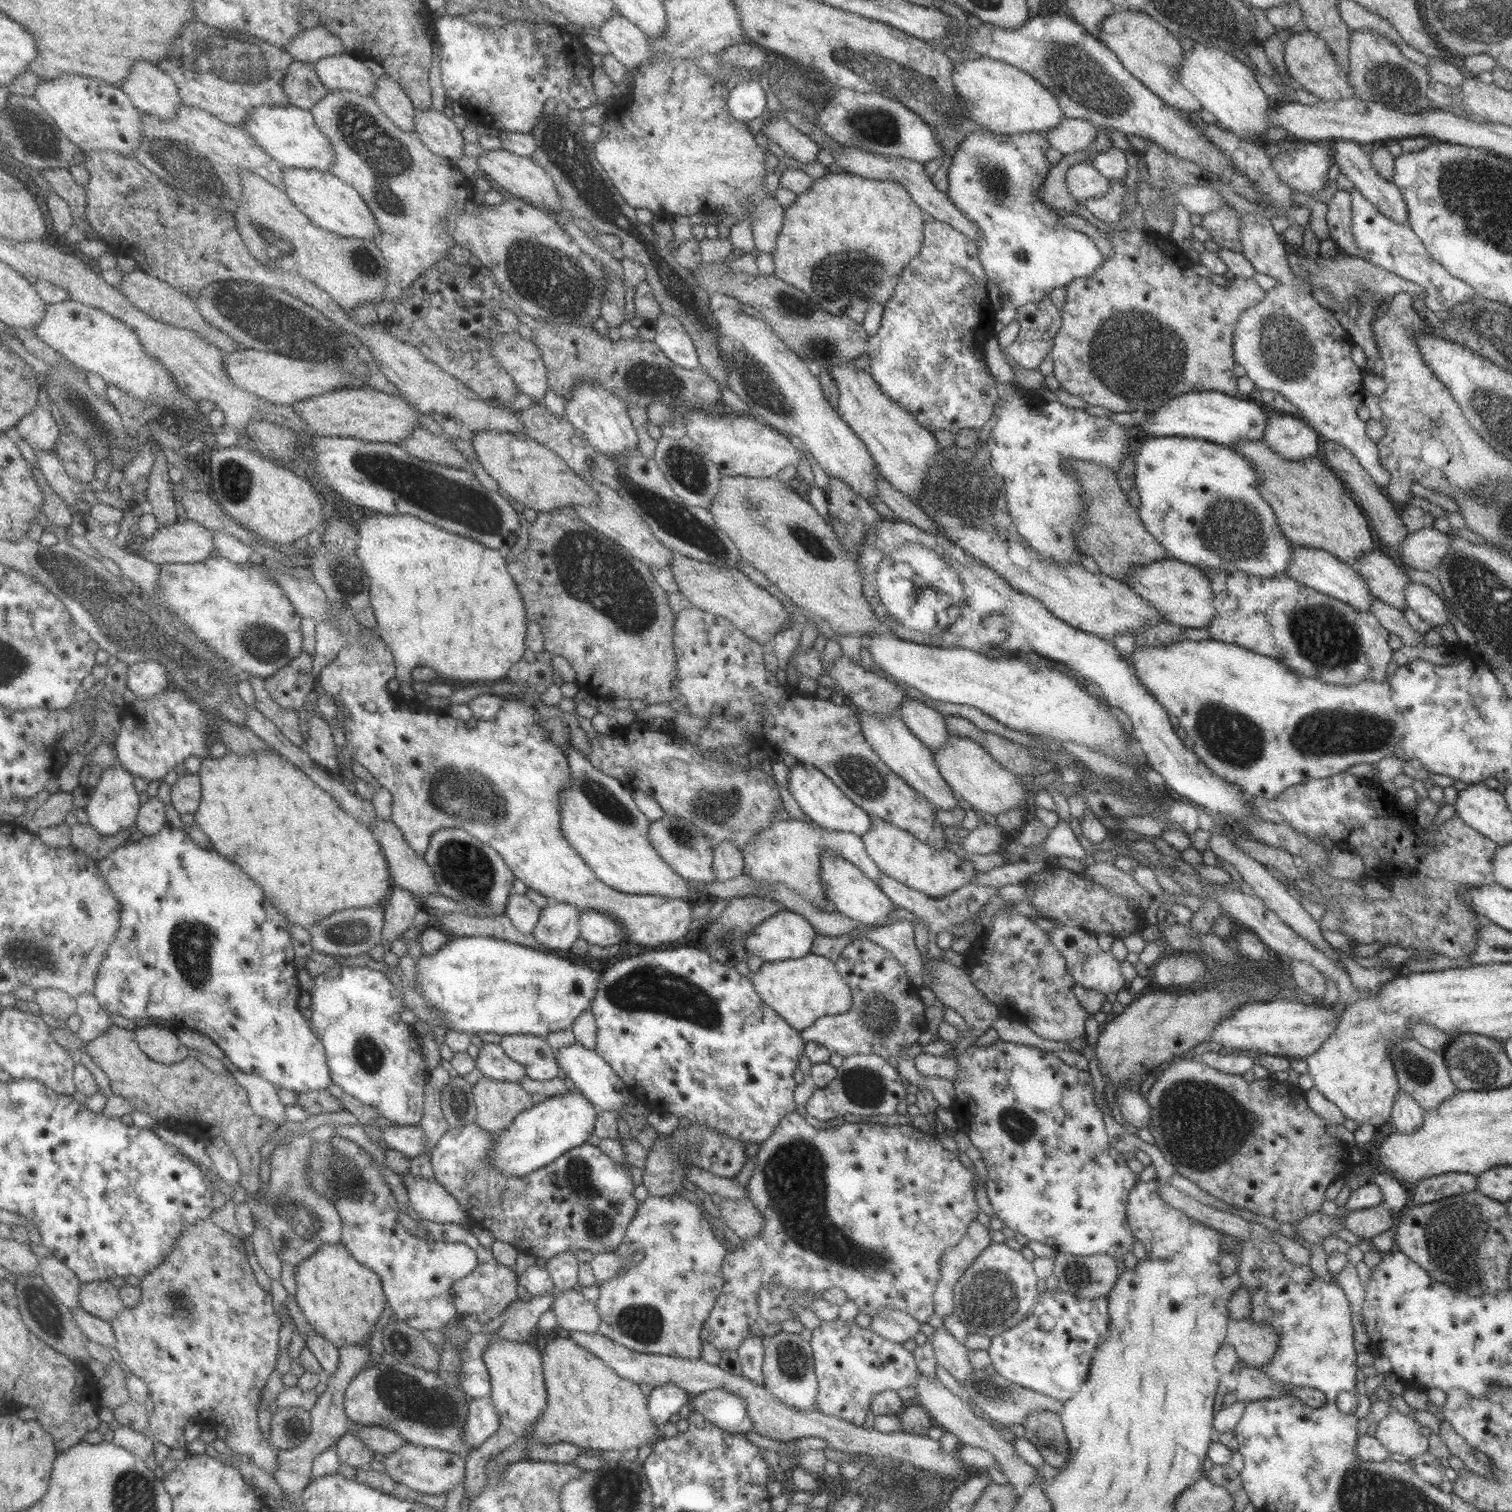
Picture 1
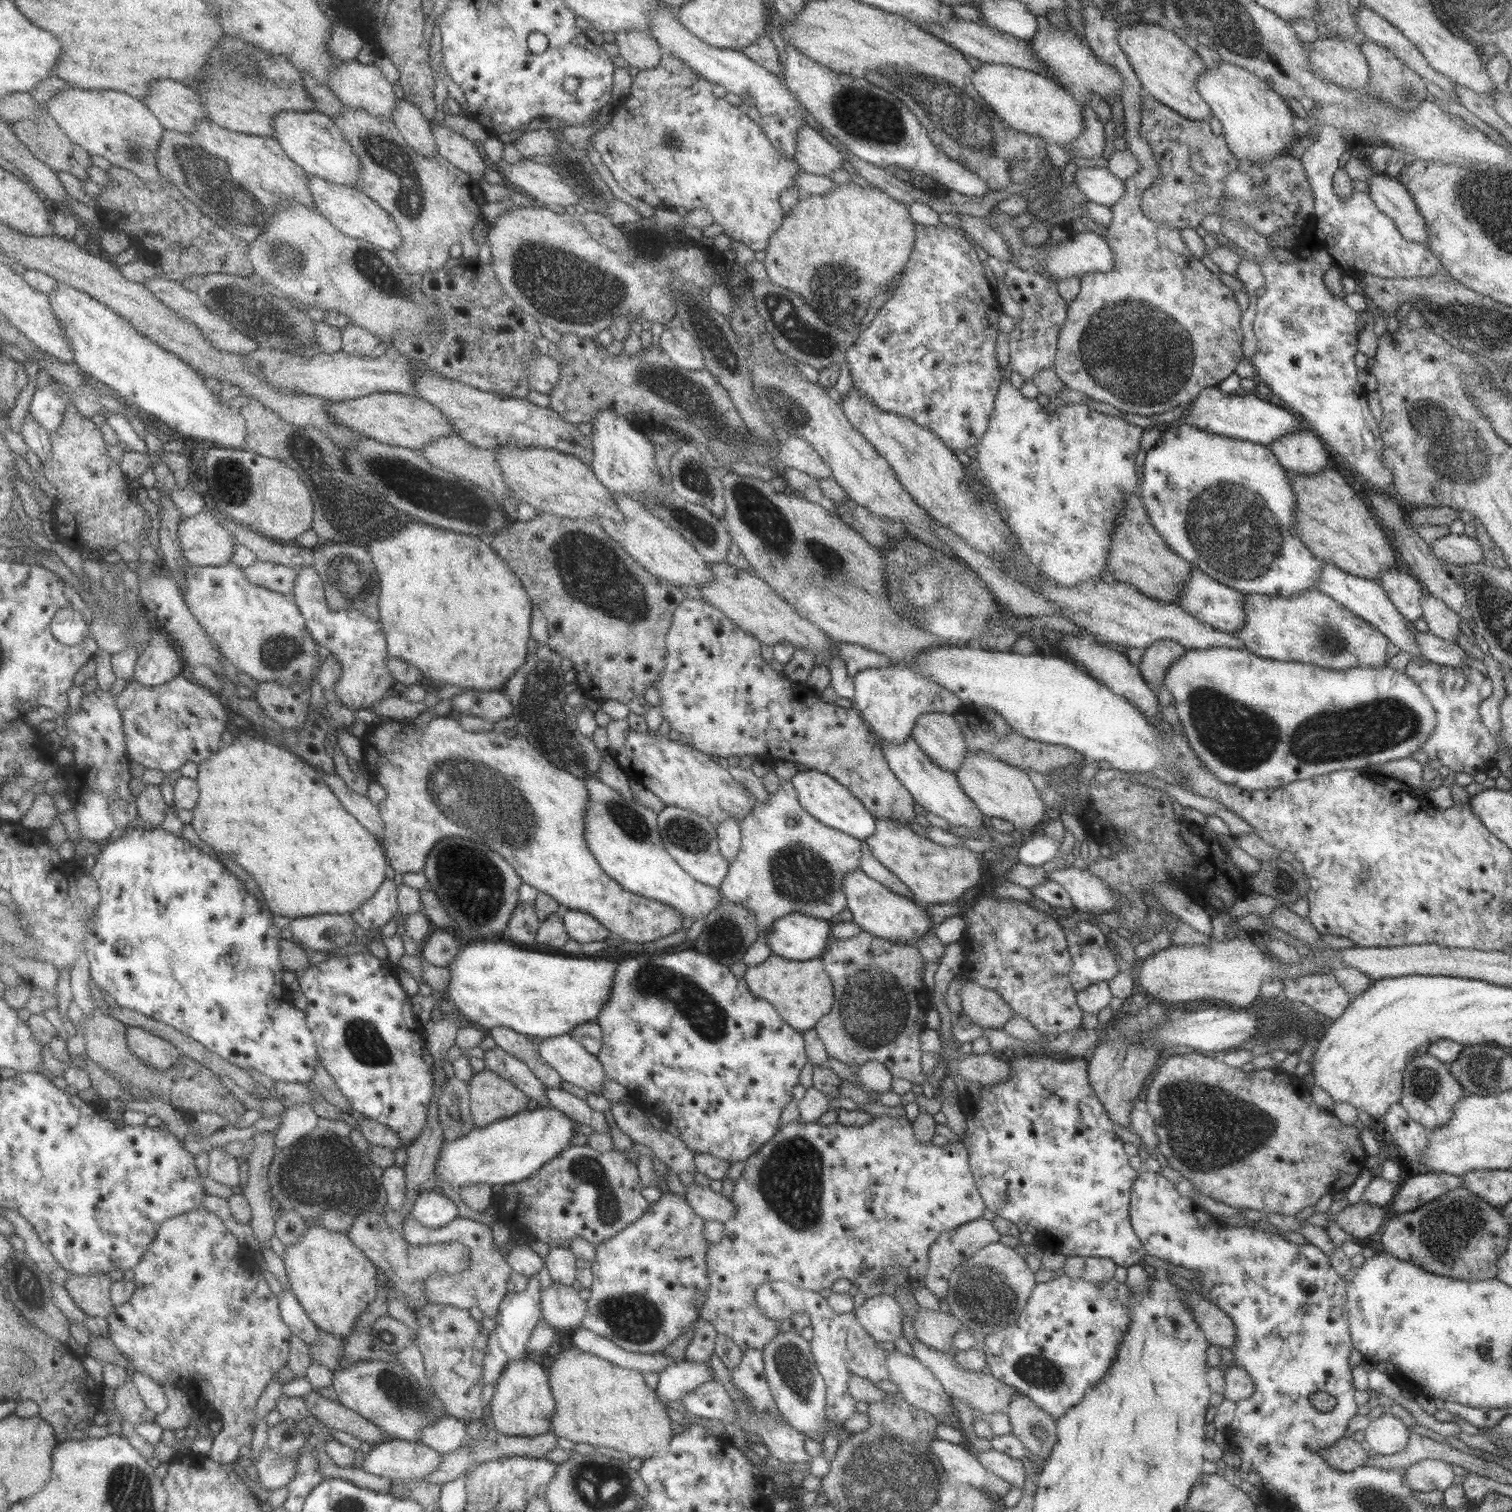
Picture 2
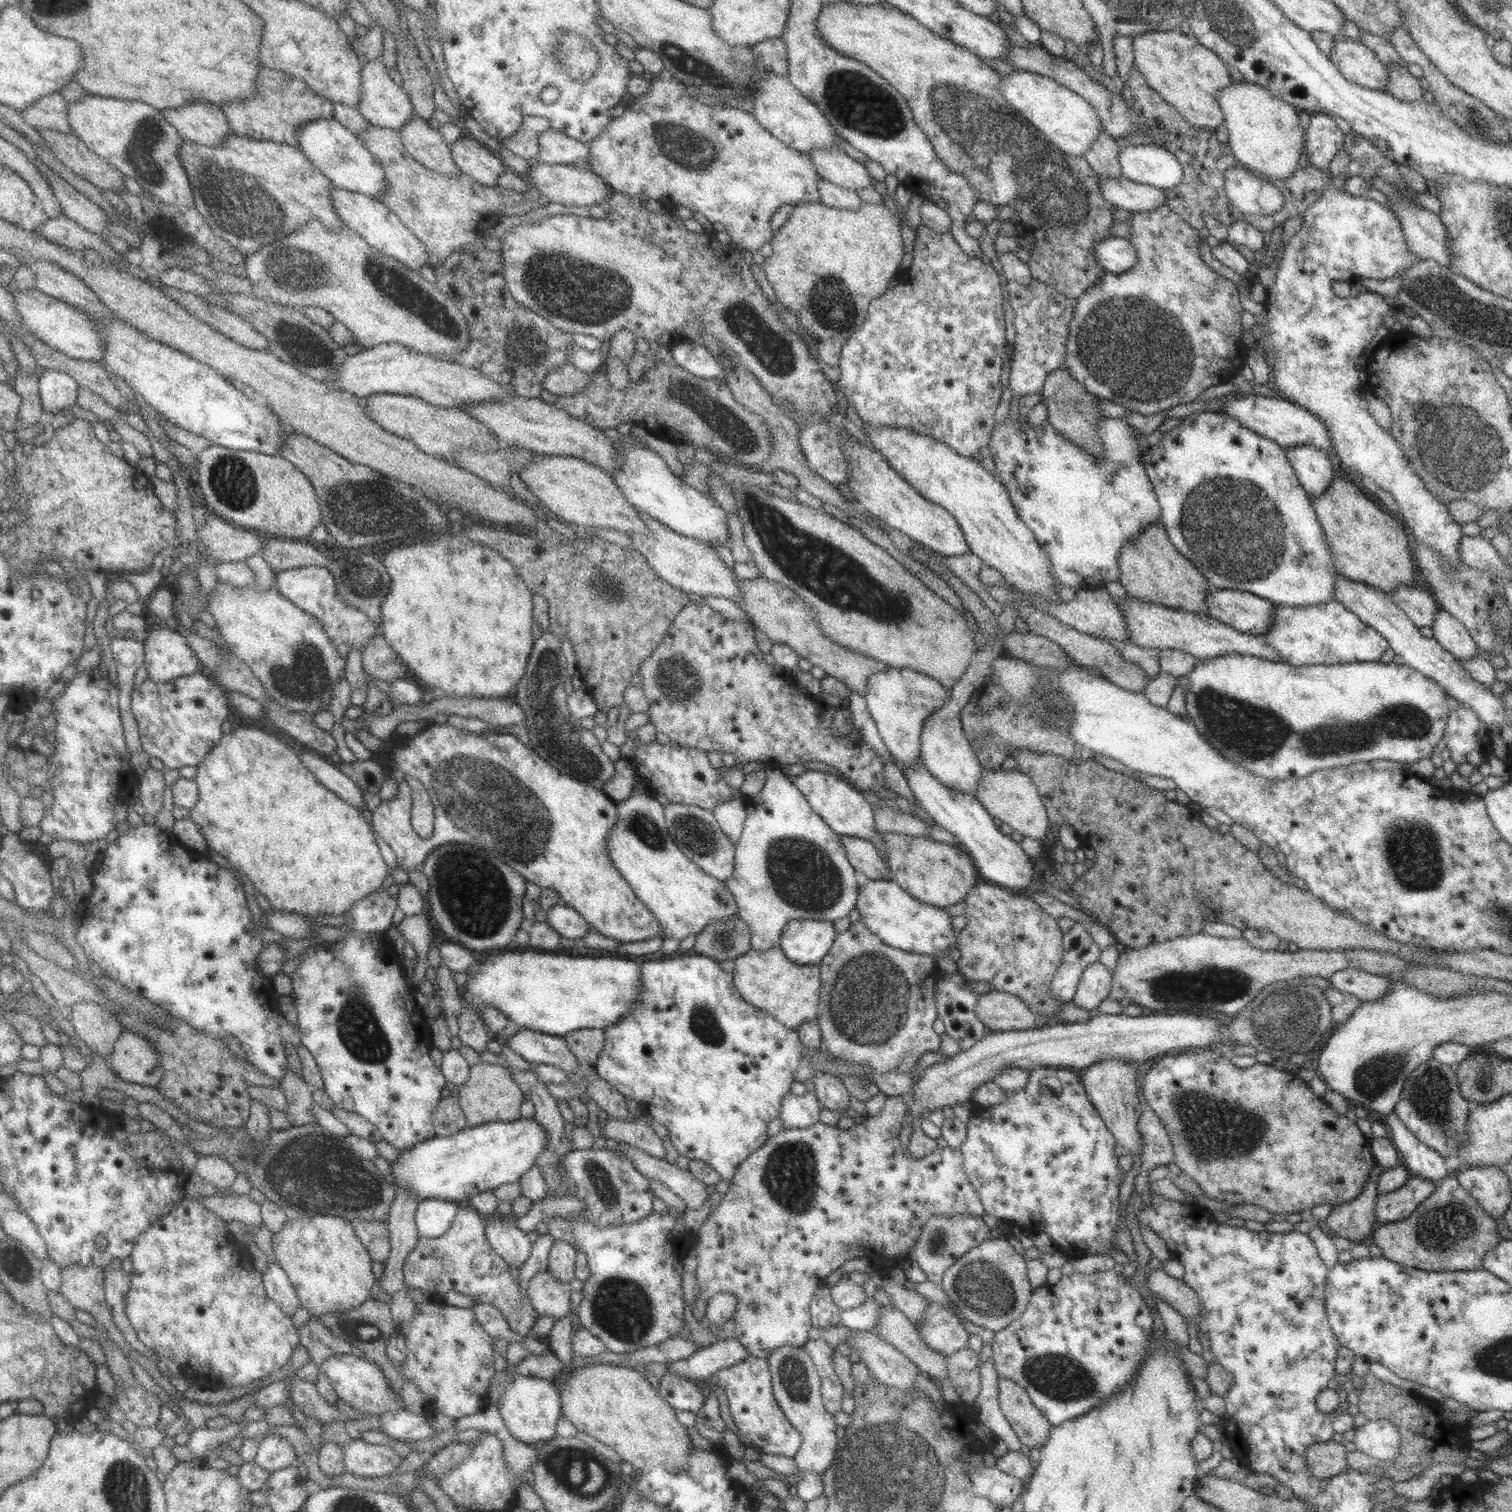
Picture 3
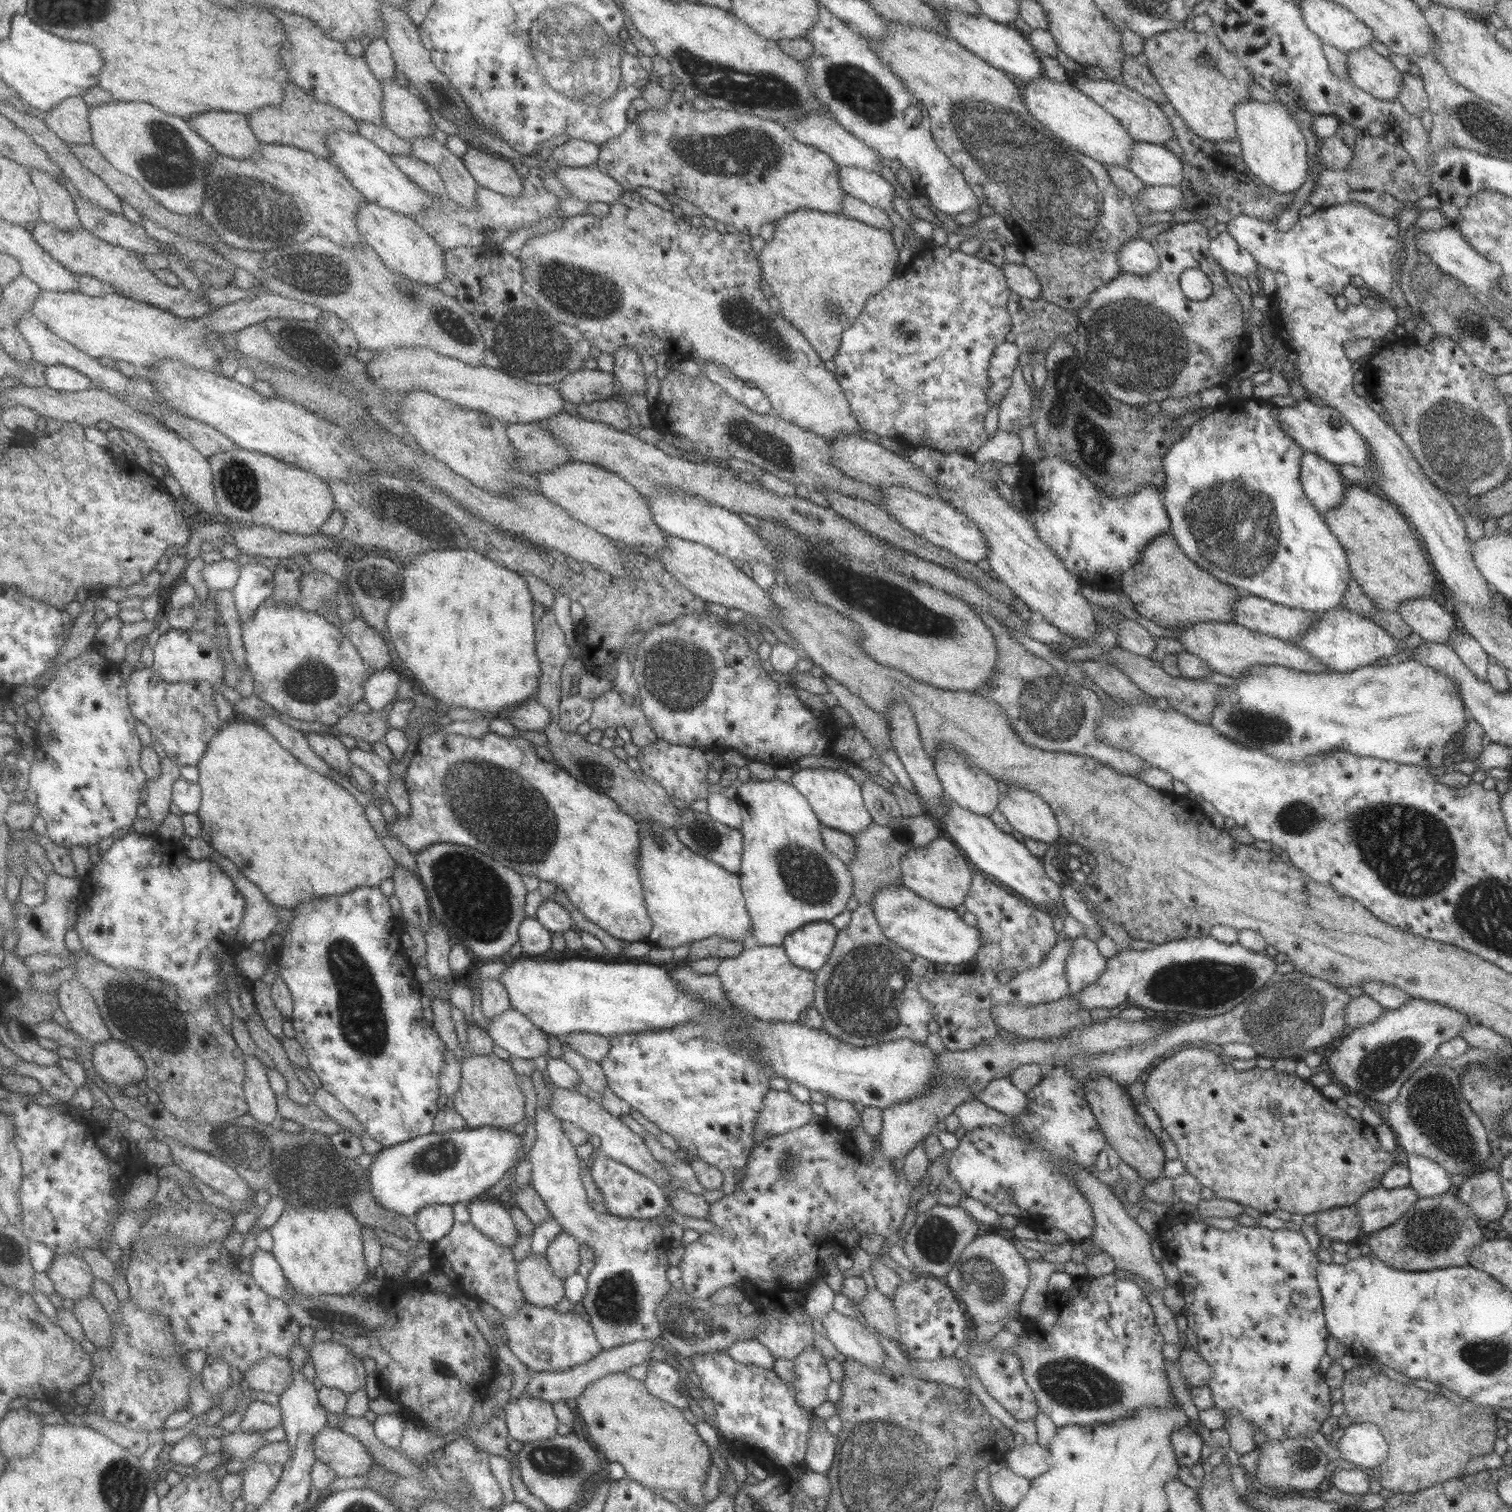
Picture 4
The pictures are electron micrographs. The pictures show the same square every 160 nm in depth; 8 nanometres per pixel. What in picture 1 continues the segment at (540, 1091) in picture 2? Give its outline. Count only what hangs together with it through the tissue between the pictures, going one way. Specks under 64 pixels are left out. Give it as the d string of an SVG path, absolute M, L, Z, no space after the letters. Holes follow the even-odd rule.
M486 1043L480 1049L477 1066L488 1078L522 1083L528 1074L525 1066L514 1060L499 1044Z

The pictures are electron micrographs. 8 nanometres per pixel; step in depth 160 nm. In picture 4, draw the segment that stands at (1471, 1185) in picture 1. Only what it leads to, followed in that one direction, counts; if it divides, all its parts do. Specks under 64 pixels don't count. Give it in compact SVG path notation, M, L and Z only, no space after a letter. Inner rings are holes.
M1410 1185L1398 1189L1380 1186L1366 1191L1356 1203L1360 1218L1360 1234L1370 1236L1377 1230L1391 1226L1414 1207L1418 1200L1418 1194Z

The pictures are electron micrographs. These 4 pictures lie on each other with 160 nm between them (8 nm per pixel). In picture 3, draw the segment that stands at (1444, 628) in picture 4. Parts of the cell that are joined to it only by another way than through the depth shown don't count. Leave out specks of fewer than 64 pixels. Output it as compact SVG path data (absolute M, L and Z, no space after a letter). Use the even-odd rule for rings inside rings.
M1398 585L1390 595L1418 628L1430 627L1435 614L1441 609L1437 600L1432 597L1432 592L1414 585Z

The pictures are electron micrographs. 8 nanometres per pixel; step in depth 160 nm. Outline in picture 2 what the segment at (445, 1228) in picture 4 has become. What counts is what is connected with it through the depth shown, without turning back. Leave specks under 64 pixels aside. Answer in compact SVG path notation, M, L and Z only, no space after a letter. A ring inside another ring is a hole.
M428 1190L418 1197L414 1215L426 1228L438 1230L457 1221L460 1218L460 1208L441 1190Z

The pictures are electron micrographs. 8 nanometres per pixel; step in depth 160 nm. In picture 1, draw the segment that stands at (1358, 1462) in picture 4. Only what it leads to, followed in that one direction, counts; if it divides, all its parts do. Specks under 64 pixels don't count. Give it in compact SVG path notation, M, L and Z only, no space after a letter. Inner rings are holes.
M1393 1410L1378 1423L1375 1437L1388 1452L1407 1456L1412 1461L1429 1450L1429 1438L1420 1427L1416 1419Z

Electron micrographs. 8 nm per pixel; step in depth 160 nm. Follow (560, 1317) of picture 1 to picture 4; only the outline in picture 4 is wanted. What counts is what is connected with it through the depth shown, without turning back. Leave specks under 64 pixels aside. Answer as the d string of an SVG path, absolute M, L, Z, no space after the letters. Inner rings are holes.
M528 1255L519 1265L526 1300L534 1306L556 1306L565 1296L565 1281L553 1270L545 1255Z

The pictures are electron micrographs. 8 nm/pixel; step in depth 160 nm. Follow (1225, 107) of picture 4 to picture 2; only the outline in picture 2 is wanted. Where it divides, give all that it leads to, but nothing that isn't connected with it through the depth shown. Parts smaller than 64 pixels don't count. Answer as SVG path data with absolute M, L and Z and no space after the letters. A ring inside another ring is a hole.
M1138 24L1119 27L1117 43L1127 54L1129 63L1138 75L1141 85L1158 102L1192 120L1208 120L1210 105L1196 90L1195 80L1207 69L1196 49L1186 40L1156 24Z

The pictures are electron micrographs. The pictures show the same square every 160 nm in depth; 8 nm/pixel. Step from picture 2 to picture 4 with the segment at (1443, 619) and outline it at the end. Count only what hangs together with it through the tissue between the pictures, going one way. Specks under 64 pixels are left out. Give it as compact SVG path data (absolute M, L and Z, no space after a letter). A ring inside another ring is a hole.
M1462 627L1452 629L1449 642L1462 662L1483 681L1487 681L1488 655L1482 645Z

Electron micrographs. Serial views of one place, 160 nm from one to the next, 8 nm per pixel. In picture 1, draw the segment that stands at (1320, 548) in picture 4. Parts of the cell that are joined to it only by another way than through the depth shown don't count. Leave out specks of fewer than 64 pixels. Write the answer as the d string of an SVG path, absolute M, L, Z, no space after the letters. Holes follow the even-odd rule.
M1160 436L1148 437L1136 449L1134 456L1135 464L1135 486L1138 495L1141 497L1141 506L1139 507L1139 515L1142 524L1146 530L1156 537L1156 540L1167 550L1168 559L1176 559L1180 562L1188 563L1198 567L1206 567L1210 569L1224 569L1229 573L1234 571L1256 575L1259 577L1273 577L1278 573L1284 573L1288 563L1292 558L1291 542L1282 534L1276 515L1272 507L1262 499L1260 493L1258 477L1253 464L1243 457L1237 450L1232 450L1229 446L1202 440L1200 438L1186 438L1182 436Z

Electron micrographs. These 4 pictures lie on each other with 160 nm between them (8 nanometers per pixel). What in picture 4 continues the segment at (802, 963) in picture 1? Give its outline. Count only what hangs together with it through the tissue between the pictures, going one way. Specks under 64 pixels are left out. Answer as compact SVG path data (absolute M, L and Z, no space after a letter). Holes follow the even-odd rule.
M758 946L744 949L736 958L724 958L716 976L727 997L748 1015L764 1022L794 1024L813 1004L816 972L794 966L784 947Z

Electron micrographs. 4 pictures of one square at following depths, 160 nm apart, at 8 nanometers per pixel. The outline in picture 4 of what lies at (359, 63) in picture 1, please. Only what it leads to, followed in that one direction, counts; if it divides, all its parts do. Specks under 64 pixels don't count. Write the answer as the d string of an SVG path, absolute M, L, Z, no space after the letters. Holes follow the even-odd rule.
M396 79L382 81L387 126L411 141L420 137L434 137L438 126L428 103L422 102L420 94L411 90L411 86L400 85Z

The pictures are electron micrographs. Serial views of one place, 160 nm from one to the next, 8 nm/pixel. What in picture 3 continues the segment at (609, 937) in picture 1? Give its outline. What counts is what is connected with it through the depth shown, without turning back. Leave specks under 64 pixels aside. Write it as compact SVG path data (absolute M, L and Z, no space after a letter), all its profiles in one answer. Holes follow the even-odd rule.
M560 902L554 905L549 911L548 924L564 938L581 942L584 936L590 932L590 924L587 920L571 906Z

